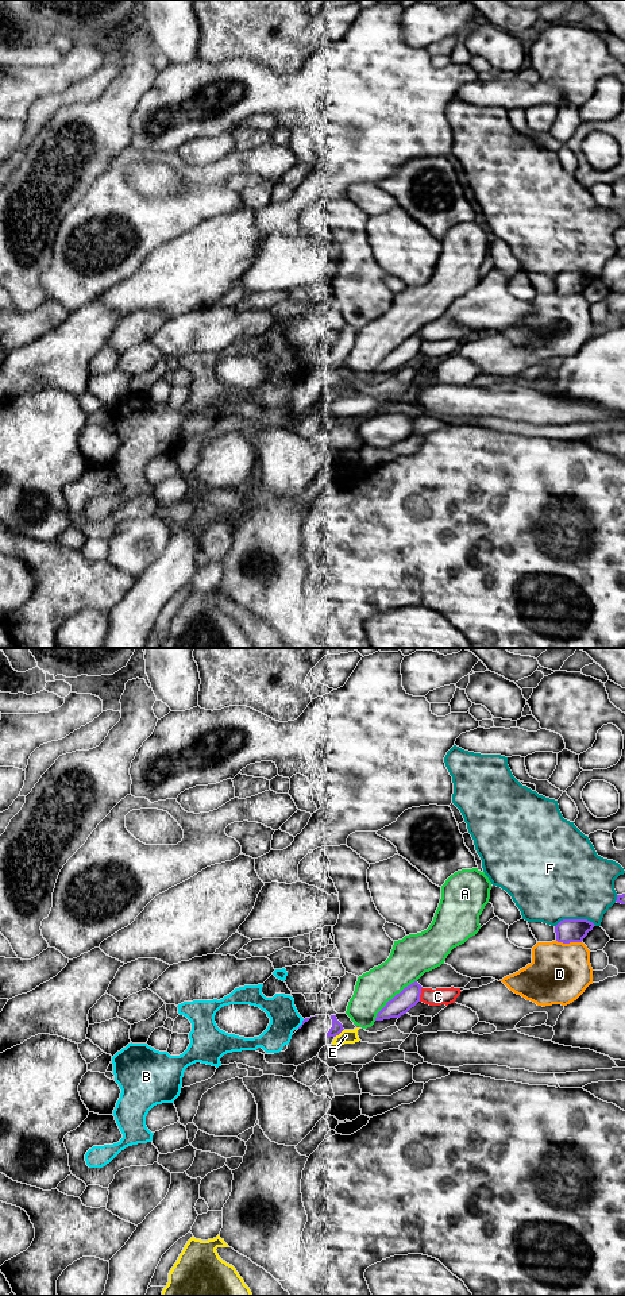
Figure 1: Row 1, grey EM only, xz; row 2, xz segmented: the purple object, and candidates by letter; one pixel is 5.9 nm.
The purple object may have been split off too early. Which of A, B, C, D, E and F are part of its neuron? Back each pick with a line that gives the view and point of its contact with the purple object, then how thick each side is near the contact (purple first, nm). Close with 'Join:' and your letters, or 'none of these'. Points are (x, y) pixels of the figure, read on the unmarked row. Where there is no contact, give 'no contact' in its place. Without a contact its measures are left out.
Join: none of these

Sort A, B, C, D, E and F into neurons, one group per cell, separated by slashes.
A E / B C / D / F

